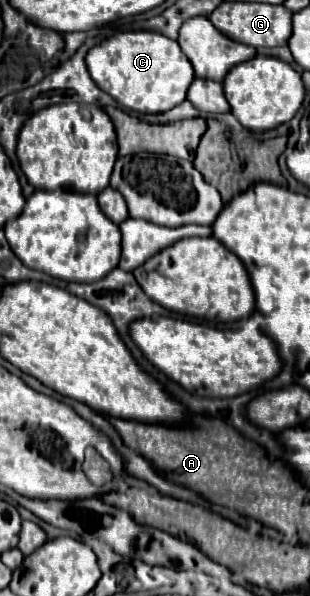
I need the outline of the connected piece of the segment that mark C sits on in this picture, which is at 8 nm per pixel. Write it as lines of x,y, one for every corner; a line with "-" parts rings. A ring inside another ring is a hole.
120,32
98,46
90,48
86,54
86,66
96,86
110,94
122,106
152,114
166,112
186,98
188,86
194,80
194,70
190,60
182,54
176,40
170,40
158,32

